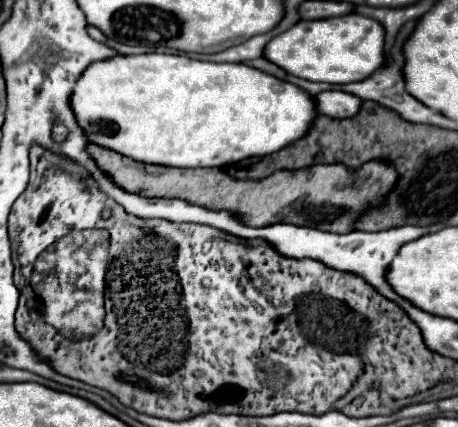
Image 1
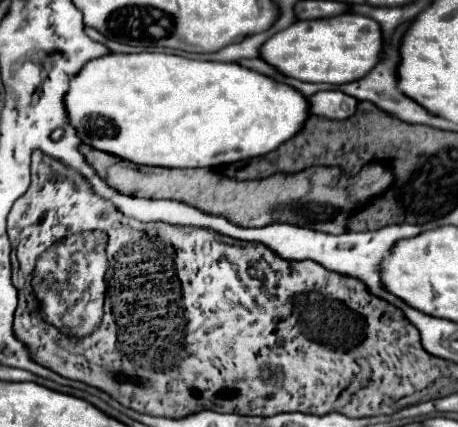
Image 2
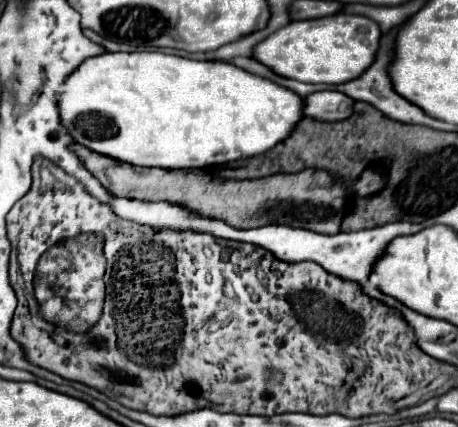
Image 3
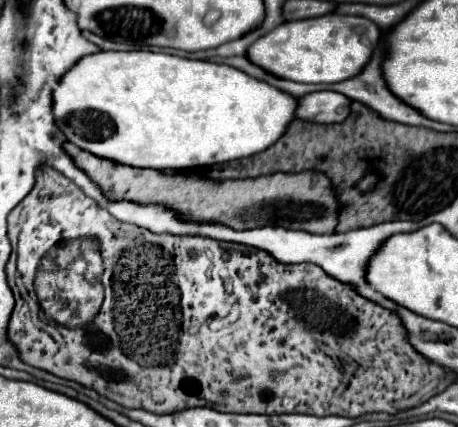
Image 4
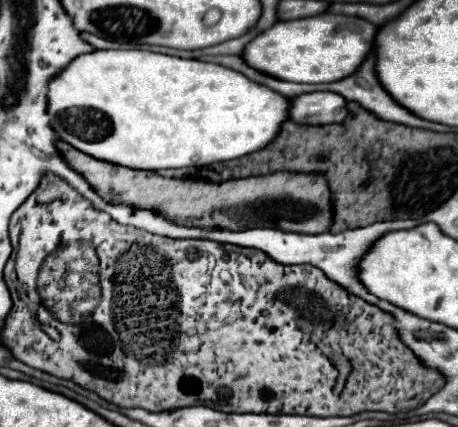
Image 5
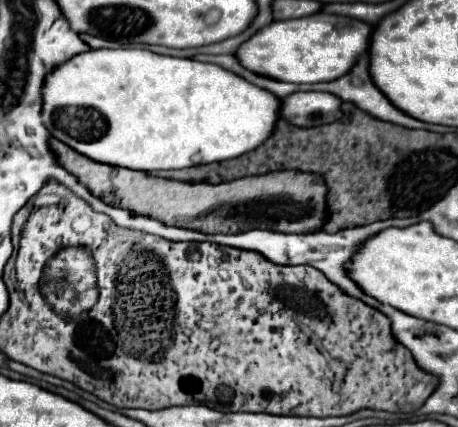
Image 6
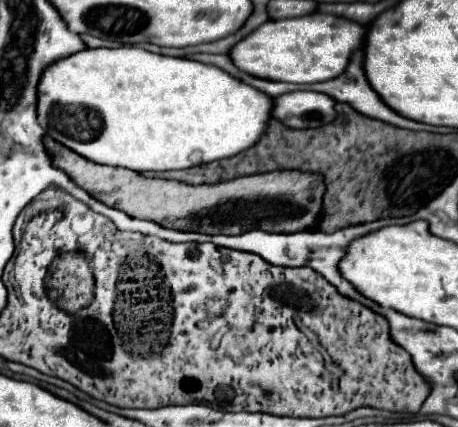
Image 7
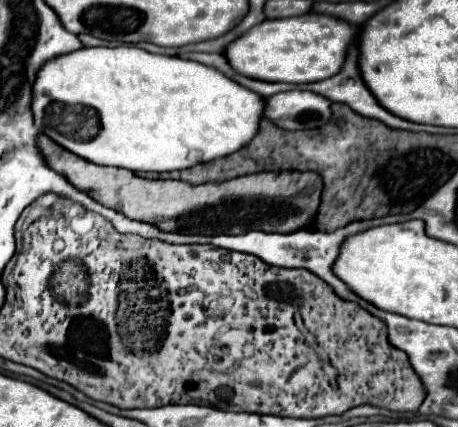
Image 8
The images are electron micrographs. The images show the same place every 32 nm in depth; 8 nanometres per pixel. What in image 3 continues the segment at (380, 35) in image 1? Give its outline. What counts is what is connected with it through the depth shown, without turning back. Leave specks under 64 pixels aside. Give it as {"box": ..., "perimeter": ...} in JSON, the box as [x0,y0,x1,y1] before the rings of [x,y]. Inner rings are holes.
{"box":[256,14,380,84],"perimeter":[[[336,14],[316,20],[290,22],[278,28],[256,46],[256,56],[260,64],[268,66],[272,72],[284,78],[310,84],[342,84],[360,76],[374,60],[380,42],[380,28],[374,20],[352,14]]]}

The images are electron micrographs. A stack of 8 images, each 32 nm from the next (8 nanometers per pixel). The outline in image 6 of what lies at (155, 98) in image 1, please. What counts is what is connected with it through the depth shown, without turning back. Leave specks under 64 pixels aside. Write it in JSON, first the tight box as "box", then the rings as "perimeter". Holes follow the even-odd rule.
{"box":[42,48,280,172],"perimeter":[[[120,48],[120,50],[88,50],[88,52],[80,52],[76,56],[72,56],[72,60],[66,60],[64,64],[60,64],[60,68],[54,68],[48,74],[48,80],[44,80],[44,104],[42,104],[42,118],[44,118],[44,126],[48,128],[48,132],[58,138],[60,142],[68,144],[70,148],[74,148],[76,152],[102,162],[102,164],[110,164],[110,166],[122,166],[122,168],[130,168],[130,170],[144,170],[144,172],[154,172],[154,170],[174,170],[174,168],[184,168],[184,166],[168,166],[168,164],[210,164],[210,162],[220,162],[220,160],[230,160],[236,158],[248,150],[258,148],[270,134],[274,128],[274,122],[278,120],[278,108],[280,102],[274,94],[246,82],[244,78],[216,66],[216,64],[204,64],[198,60],[190,60],[190,58],[172,58],[172,56],[162,56],[162,54],[154,54],[150,50],[142,50],[142,48]]]}

